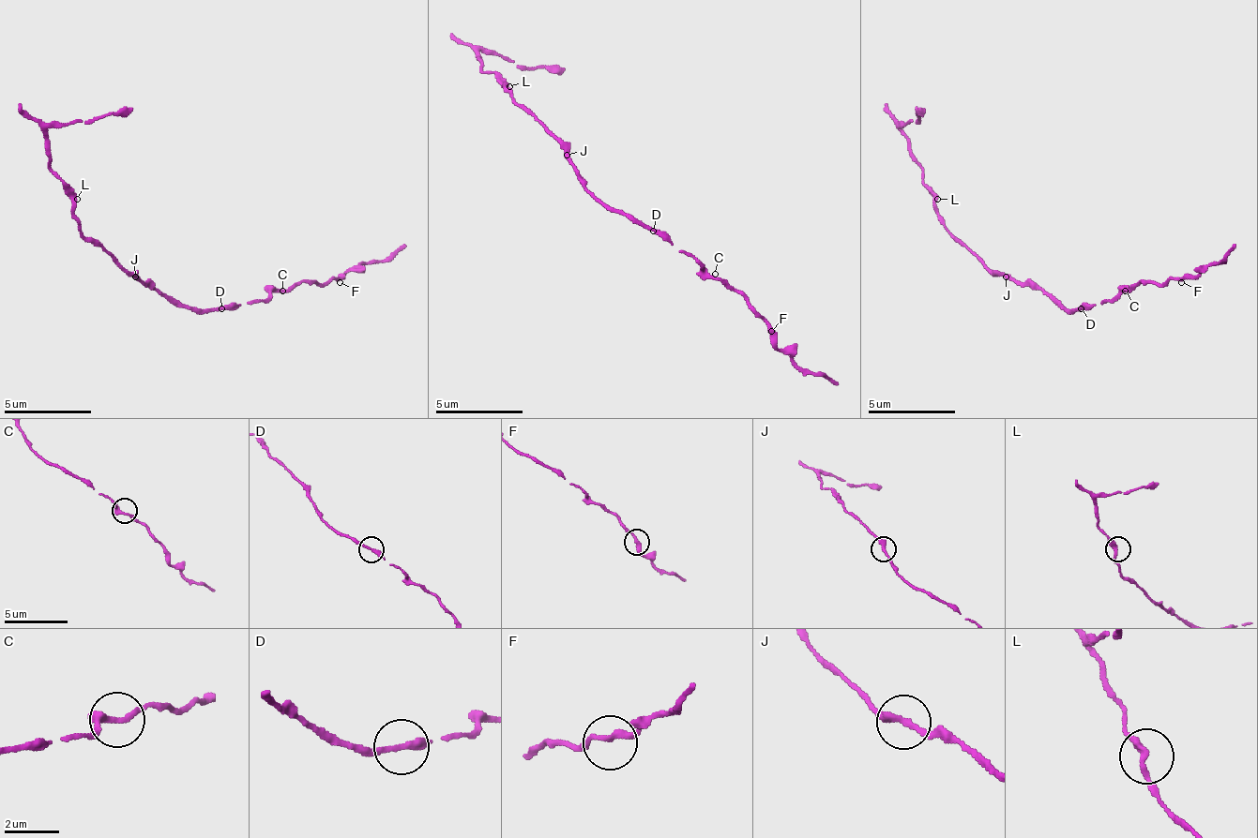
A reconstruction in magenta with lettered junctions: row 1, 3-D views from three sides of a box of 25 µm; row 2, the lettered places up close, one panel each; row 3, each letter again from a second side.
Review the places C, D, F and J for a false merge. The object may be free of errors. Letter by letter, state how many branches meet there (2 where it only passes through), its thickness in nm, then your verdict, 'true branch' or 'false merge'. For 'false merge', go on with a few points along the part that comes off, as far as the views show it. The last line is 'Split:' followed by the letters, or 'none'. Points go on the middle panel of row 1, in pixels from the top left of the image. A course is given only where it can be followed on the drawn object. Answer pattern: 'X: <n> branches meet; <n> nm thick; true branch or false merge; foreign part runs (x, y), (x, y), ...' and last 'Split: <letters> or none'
C: 2 branches meet; 300 nm thick; true branch
D: 2 branches meet; 240 nm thick; true branch
F: 2 branches meet; 240 nm thick; true branch
J: 2 branches meet; 260 nm thick; true branch
Split: none

